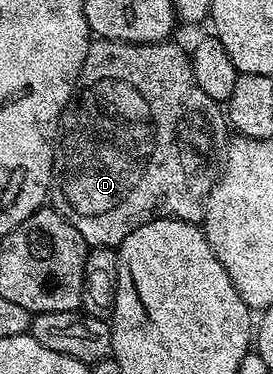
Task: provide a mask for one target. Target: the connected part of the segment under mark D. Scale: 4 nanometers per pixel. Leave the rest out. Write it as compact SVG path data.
M96 39L89 44L86 51L84 66L80 78L76 80L76 89L72 92L72 99L68 102L64 116L60 119L58 140L56 143L56 156L52 158L52 184L54 192L50 197L51 208L63 215L82 235L85 246L88 247L119 247L126 235L138 227L160 217L172 217L176 221L191 221L200 223L204 220L204 206L212 193L212 187L218 180L218 165L212 162L212 156L225 148L230 137L230 126L226 120L225 110L221 102L210 99L202 87L198 87L198 79L194 79L192 58L189 50L175 45L175 40L155 41L139 45L129 41L106 41Z

